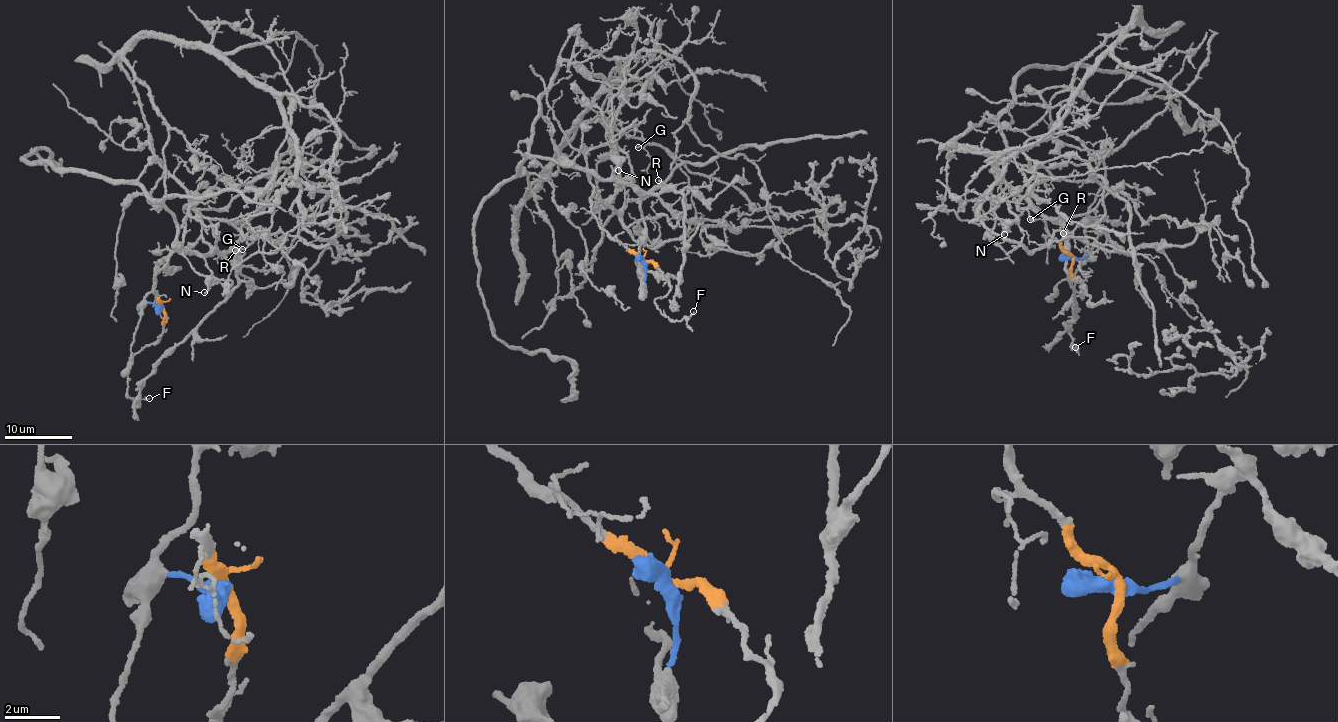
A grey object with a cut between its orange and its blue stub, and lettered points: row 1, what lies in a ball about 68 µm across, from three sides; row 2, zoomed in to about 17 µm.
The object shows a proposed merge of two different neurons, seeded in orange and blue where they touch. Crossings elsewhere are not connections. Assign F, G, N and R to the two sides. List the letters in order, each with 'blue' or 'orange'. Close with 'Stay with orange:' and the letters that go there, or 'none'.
F: orange
G: orange
N: blue
R: blue
Stay with orange: F, G

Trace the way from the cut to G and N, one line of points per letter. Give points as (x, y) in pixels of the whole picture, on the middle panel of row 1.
G: (644, 262), (590, 210), (597, 190), (586, 163), (589, 151), (633, 126), (643, 133), (638, 147)
N: (644, 262), (642, 283), (637, 270), (645, 226), (640, 196), (614, 176), (616, 162), (618, 171)

